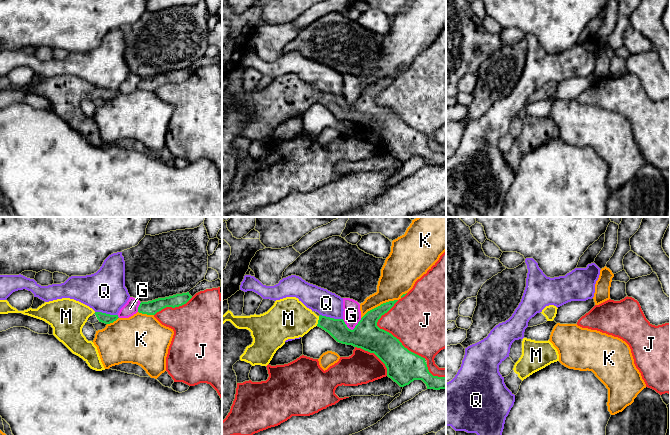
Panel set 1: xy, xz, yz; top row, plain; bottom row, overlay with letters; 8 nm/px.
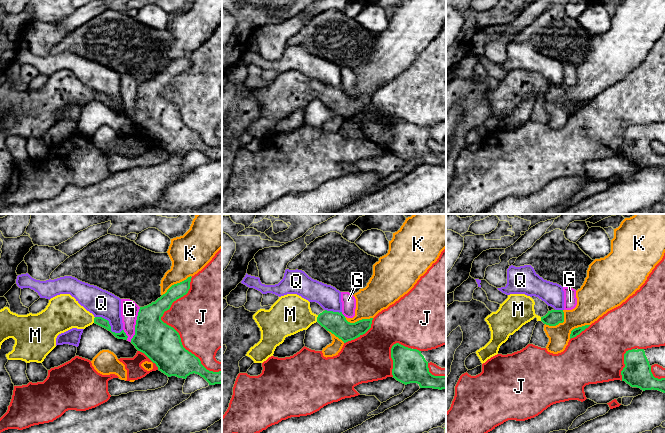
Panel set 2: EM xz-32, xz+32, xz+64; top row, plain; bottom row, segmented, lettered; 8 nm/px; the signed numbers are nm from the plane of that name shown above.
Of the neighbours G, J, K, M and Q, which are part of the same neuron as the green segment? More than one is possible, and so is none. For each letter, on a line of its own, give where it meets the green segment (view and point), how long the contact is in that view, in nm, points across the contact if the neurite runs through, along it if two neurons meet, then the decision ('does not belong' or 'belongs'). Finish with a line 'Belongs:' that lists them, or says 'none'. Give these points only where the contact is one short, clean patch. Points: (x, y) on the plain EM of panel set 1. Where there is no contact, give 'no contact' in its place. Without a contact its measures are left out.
G: contact xz (350, 105); length 160 nm; does not belong
J: contact xz (388, 108); length 500 nm; does not belong
K: contact xz (380, 81); length 340 nm; does not belong
M: contact xz (318, 97); length 80 nm; way xz (337, 104), (318, 97), (288, 94); belongs
Q: contact xy (105, 89); length 190 nm; does not belong
Belongs: M

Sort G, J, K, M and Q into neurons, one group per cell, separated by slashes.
G / J / K / M / Q

